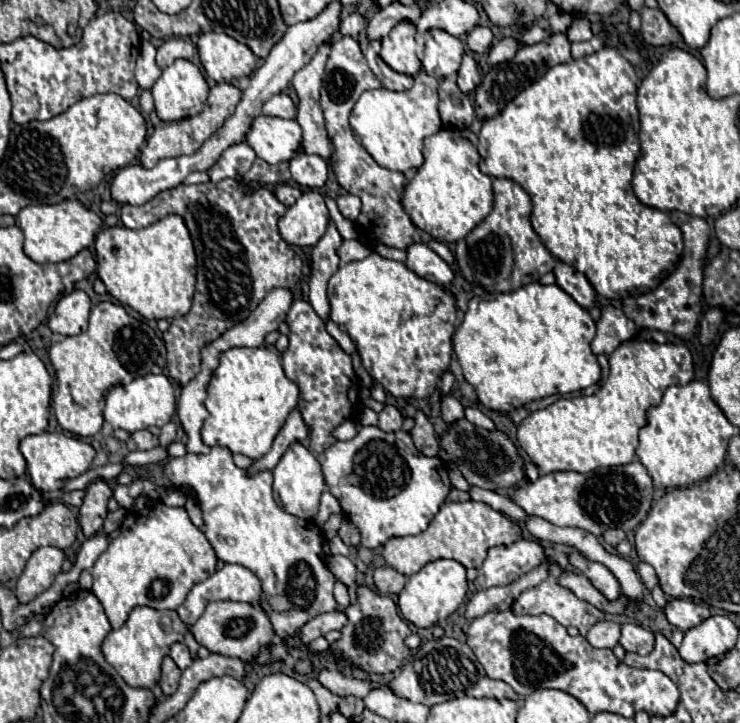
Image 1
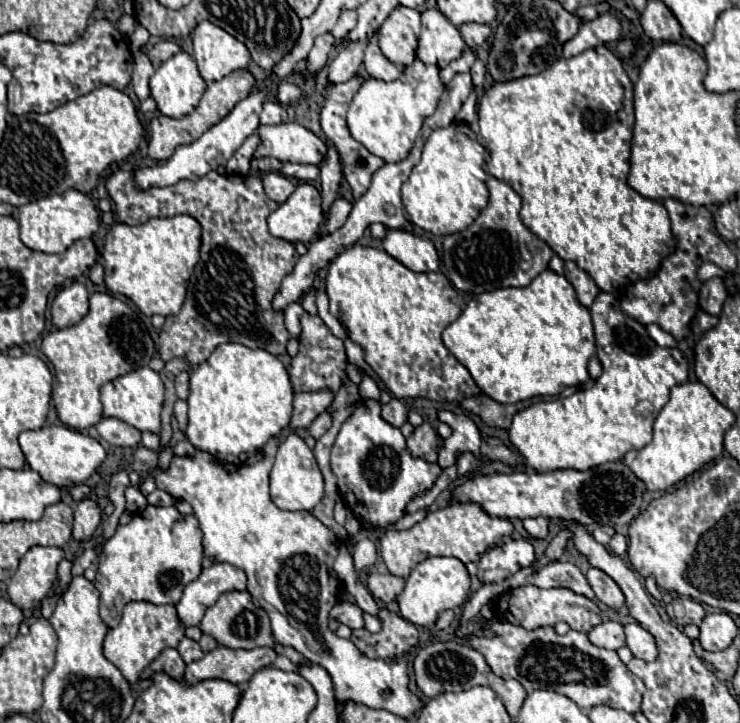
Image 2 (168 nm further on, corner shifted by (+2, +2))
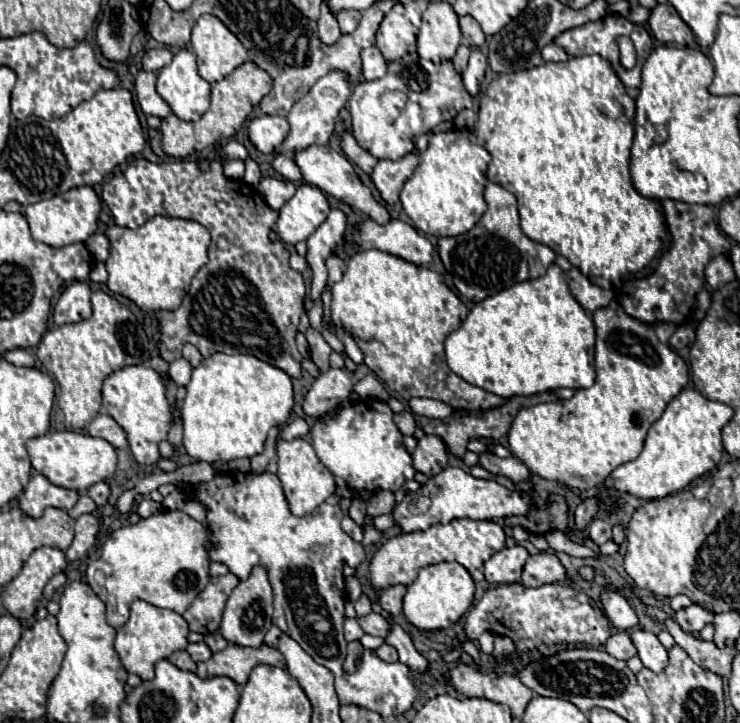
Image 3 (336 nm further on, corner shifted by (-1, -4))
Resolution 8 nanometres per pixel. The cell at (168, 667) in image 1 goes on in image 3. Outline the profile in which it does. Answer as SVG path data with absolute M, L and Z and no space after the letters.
M175 651L171 657L169 657L169 661L175 665L175 667L179 667L179 669L183 669L183 671L195 671L195 663L191 661L191 657L187 655L187 651Z

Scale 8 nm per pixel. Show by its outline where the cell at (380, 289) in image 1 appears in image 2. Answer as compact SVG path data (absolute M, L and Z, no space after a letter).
M356 243L344 249L330 263L326 275L326 295L330 299L330 313L344 325L348 337L364 349L364 361L374 369L374 373L382 379L382 383L394 397L428 397L432 401L450 403L482 393L468 369L460 365L442 343L440 335L460 315L462 299L440 271L414 273L400 261L390 257L384 249Z

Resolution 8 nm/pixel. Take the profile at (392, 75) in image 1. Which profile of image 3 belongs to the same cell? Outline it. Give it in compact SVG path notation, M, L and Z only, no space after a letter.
M373 45L373 47L367 47L361 51L361 59L363 59L363 77L367 81L373 81L373 79L381 79L385 77L387 73L387 61L383 59L381 51Z

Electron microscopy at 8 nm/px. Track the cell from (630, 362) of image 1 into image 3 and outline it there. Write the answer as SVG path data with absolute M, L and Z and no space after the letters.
M611 301L607 307L593 311L593 321L597 329L597 379L593 387L579 389L567 401L541 403L521 409L507 433L511 453L519 461L523 461L531 473L581 491L603 483L615 467L639 457L649 427L663 415L669 401L687 385L689 379L689 369L685 361L669 345L659 343L651 325L631 319L617 301Z

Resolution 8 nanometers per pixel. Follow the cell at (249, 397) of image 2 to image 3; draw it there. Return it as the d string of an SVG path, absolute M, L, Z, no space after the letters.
M215 353L193 369L187 395L181 405L183 445L199 461L231 461L255 457L263 451L271 427L287 423L293 409L291 377L255 355Z

